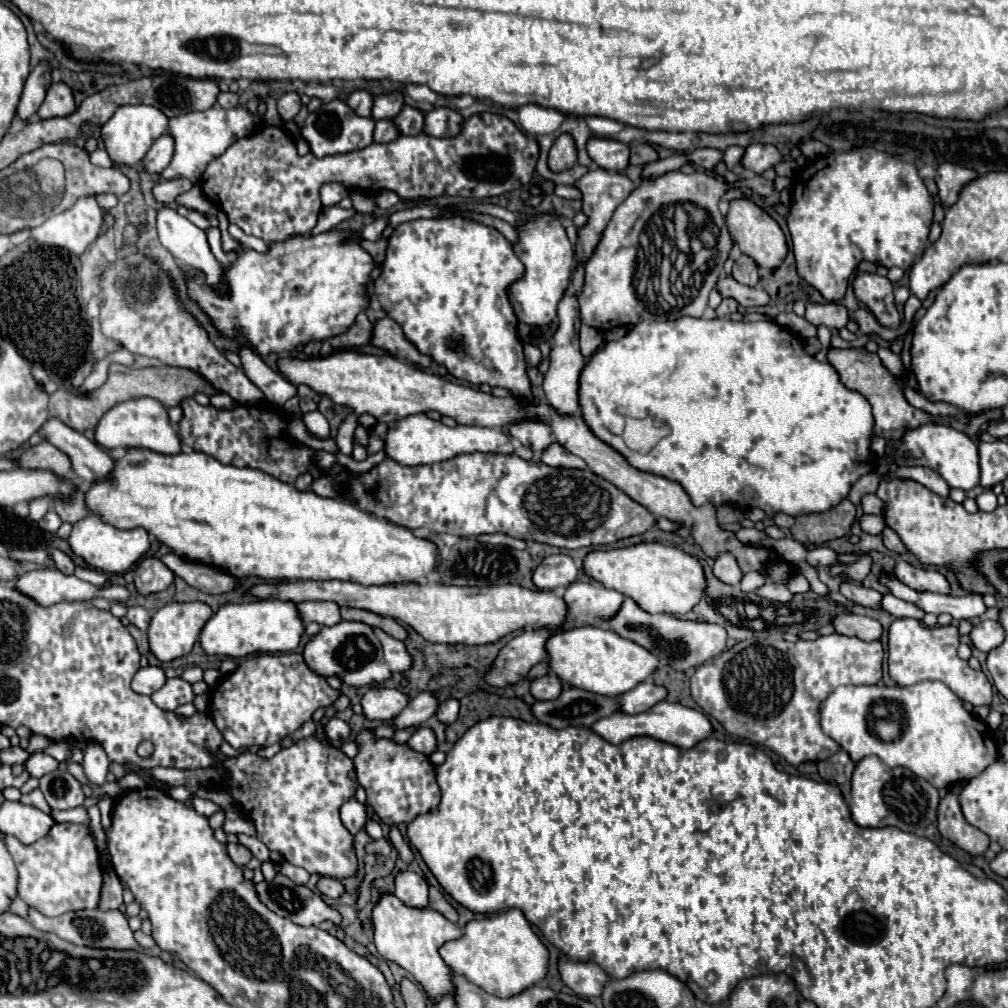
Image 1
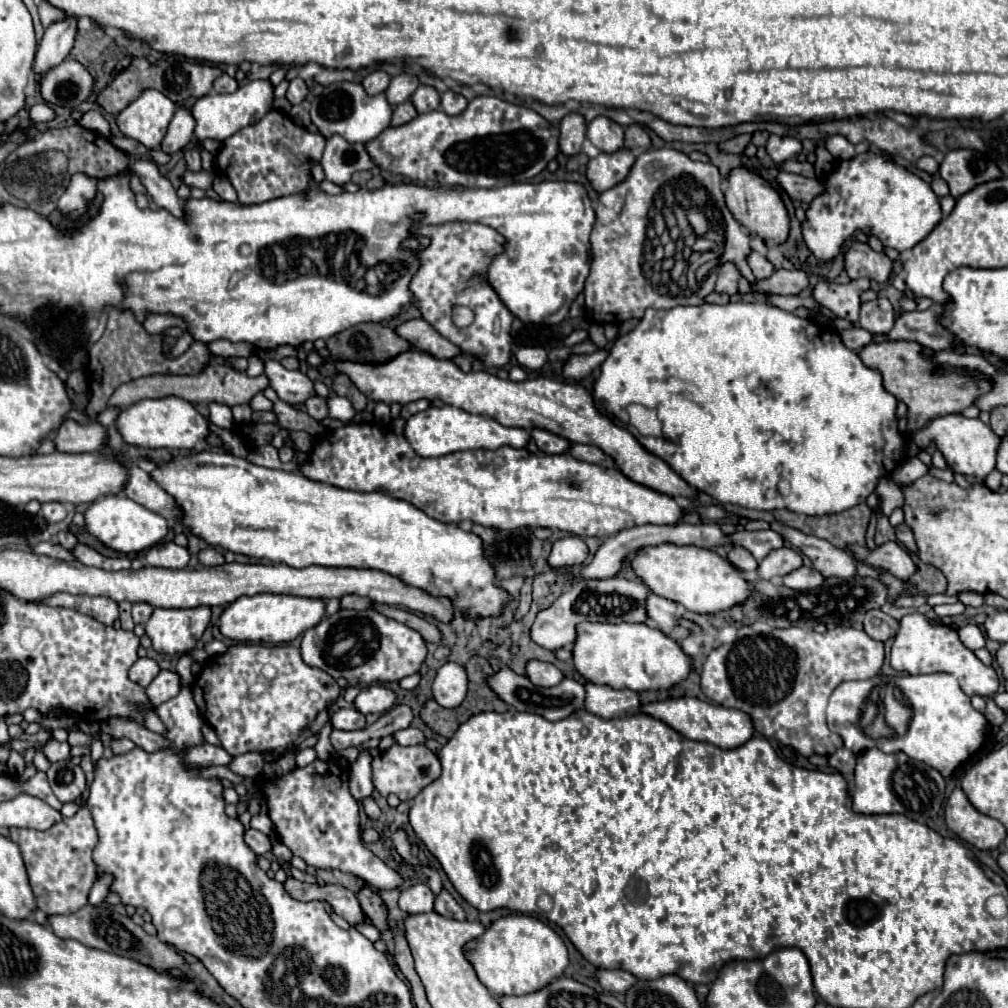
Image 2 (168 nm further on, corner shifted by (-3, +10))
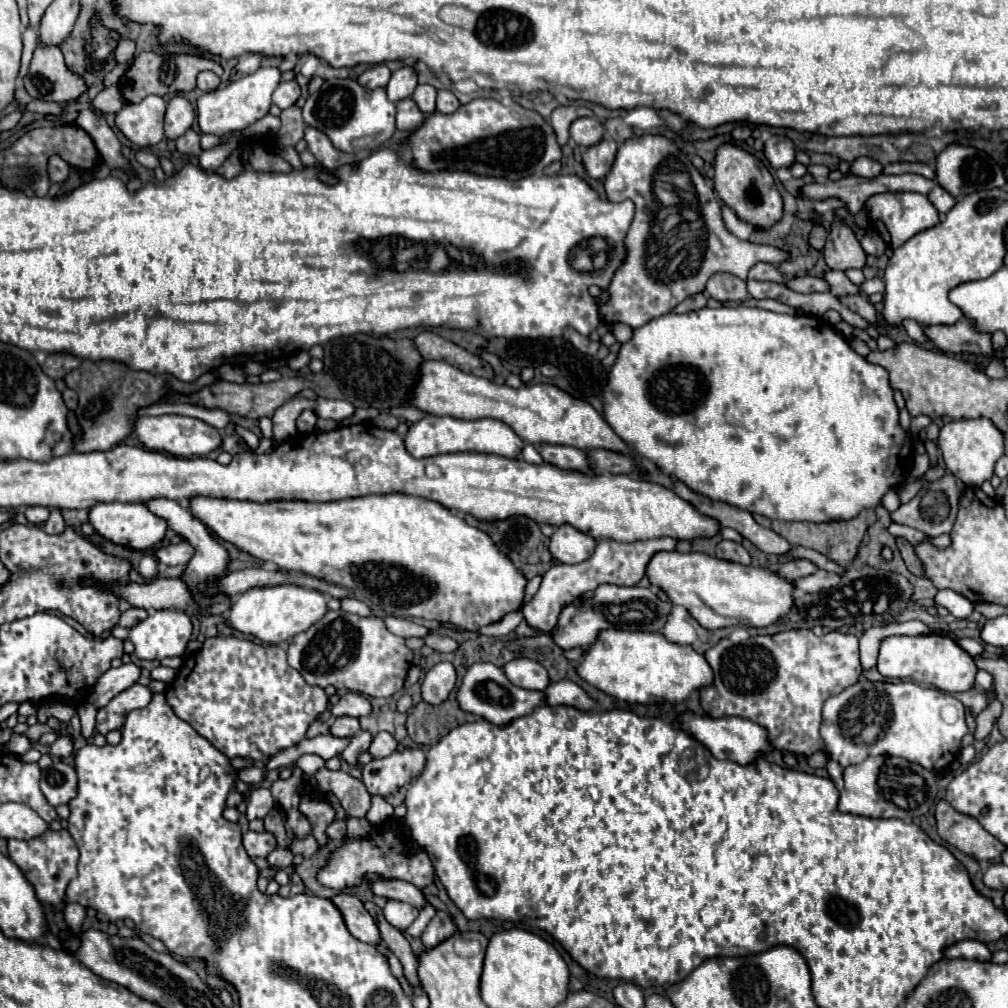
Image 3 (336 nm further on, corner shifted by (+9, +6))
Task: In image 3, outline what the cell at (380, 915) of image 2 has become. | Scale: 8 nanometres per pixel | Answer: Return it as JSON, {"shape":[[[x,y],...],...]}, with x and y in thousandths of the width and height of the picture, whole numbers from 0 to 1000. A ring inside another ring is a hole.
{"shape":[[[365,894],[365,896],[361,896],[361,898],[363,898],[365,906],[371,910],[373,918],[375,918],[375,922],[377,922],[377,928],[379,928],[381,938],[383,938],[383,939],[397,951],[397,955],[401,957],[401,965],[403,965],[405,975],[407,975],[407,977],[415,977],[415,967],[413,967],[413,963],[415,963],[415,951],[413,951],[413,947],[411,947],[411,943],[409,943],[405,932],[399,928],[399,924],[391,922],[391,920],[381,912],[381,906],[379,906],[379,902],[377,902],[373,896]]]}

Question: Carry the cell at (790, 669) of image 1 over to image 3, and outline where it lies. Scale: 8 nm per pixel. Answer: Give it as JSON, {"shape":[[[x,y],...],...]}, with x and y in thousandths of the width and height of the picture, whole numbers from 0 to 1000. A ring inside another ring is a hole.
{"shape":[[[790,624],[772,630],[750,630],[740,638],[716,634],[700,646],[700,656],[708,664],[708,680],[694,684],[694,699],[704,711],[736,711],[748,715],[762,723],[764,735],[768,741],[772,741],[772,745],[784,745],[798,751],[817,743],[817,735],[813,731],[815,697],[847,680],[855,670],[851,632],[833,626],[823,626],[815,632],[810,632],[804,624]]]}

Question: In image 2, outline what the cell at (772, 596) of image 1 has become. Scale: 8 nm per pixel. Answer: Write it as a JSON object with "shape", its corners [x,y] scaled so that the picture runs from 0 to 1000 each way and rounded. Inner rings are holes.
{"shape":[[[794,563],[788,568],[782,568],[776,572],[776,578],[790,586],[810,584],[812,580],[815,580],[815,576],[817,576],[817,572],[810,564],[804,564],[804,563]]]}

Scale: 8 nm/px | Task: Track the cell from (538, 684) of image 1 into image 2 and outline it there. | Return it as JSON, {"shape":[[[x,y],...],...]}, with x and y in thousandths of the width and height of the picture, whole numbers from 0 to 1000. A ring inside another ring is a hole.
{"shape":[[[532,654],[522,658],[522,672],[534,682],[550,682],[560,674],[560,670],[554,666],[552,660],[538,658]]]}

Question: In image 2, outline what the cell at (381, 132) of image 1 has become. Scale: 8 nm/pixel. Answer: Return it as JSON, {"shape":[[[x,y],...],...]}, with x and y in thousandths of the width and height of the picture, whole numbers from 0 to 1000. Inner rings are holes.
{"shape":[[[403,100],[403,102],[399,102],[399,104],[393,104],[393,106],[391,106],[391,112],[389,112],[389,122],[387,122],[387,124],[391,124],[391,126],[401,124],[401,122],[409,120],[413,114],[415,114],[415,112],[413,112],[411,104],[409,104],[407,100]]]}

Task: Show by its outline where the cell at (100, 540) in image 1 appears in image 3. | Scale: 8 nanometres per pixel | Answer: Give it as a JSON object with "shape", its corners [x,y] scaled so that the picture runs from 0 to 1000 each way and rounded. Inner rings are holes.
{"shape":[[[97,499],[89,505],[89,519],[107,537],[117,541],[129,541],[131,545],[137,545],[137,547],[151,545],[155,539],[163,535],[167,525],[165,515],[149,509],[147,501],[143,499]]]}

